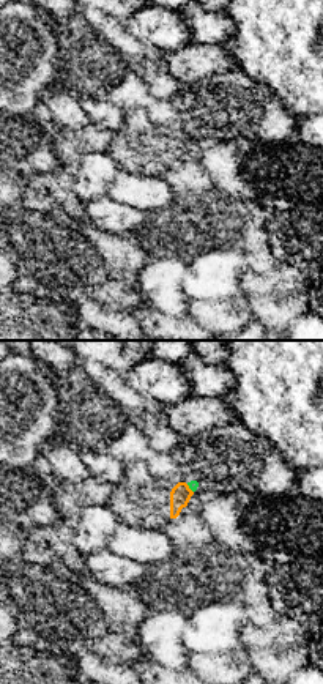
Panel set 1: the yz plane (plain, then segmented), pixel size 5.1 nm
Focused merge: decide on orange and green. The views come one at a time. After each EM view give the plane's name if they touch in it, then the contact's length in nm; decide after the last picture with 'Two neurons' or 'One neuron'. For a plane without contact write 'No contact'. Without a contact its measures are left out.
Touches orange in yz. Shared border 60 nm

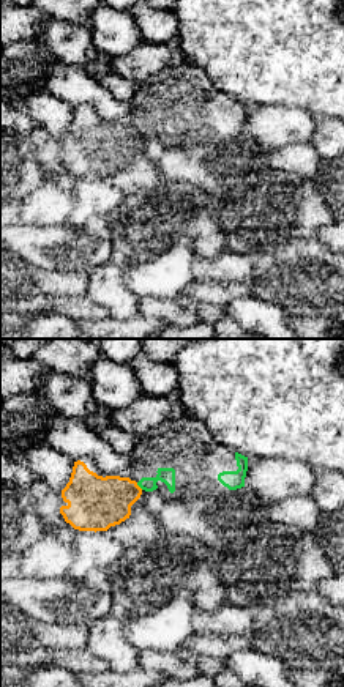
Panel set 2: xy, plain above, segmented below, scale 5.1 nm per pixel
Touches orange in xy. Shared border 50 nm

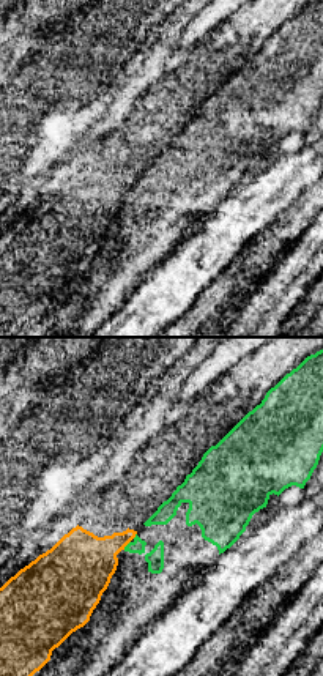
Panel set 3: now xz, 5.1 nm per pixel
Touches orange in xz. Shared border 60 nm

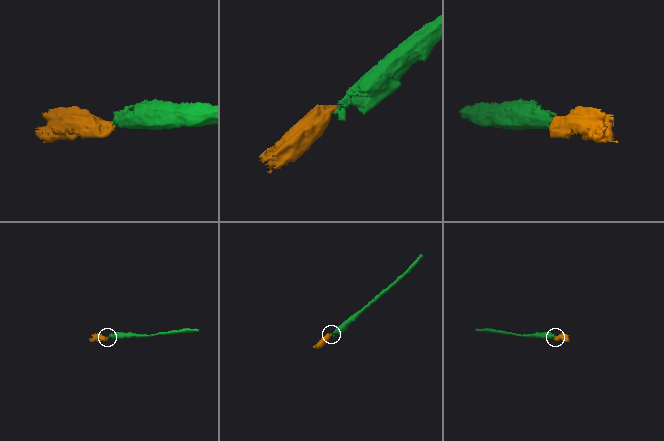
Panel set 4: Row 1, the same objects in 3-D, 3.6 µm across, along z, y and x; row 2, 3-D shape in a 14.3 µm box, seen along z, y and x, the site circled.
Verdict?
Two neurons

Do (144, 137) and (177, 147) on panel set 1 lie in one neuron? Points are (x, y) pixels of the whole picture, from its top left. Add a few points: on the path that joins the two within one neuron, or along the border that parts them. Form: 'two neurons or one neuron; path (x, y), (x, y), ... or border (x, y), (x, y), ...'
one neuron; path (152, 145), (169, 147)

